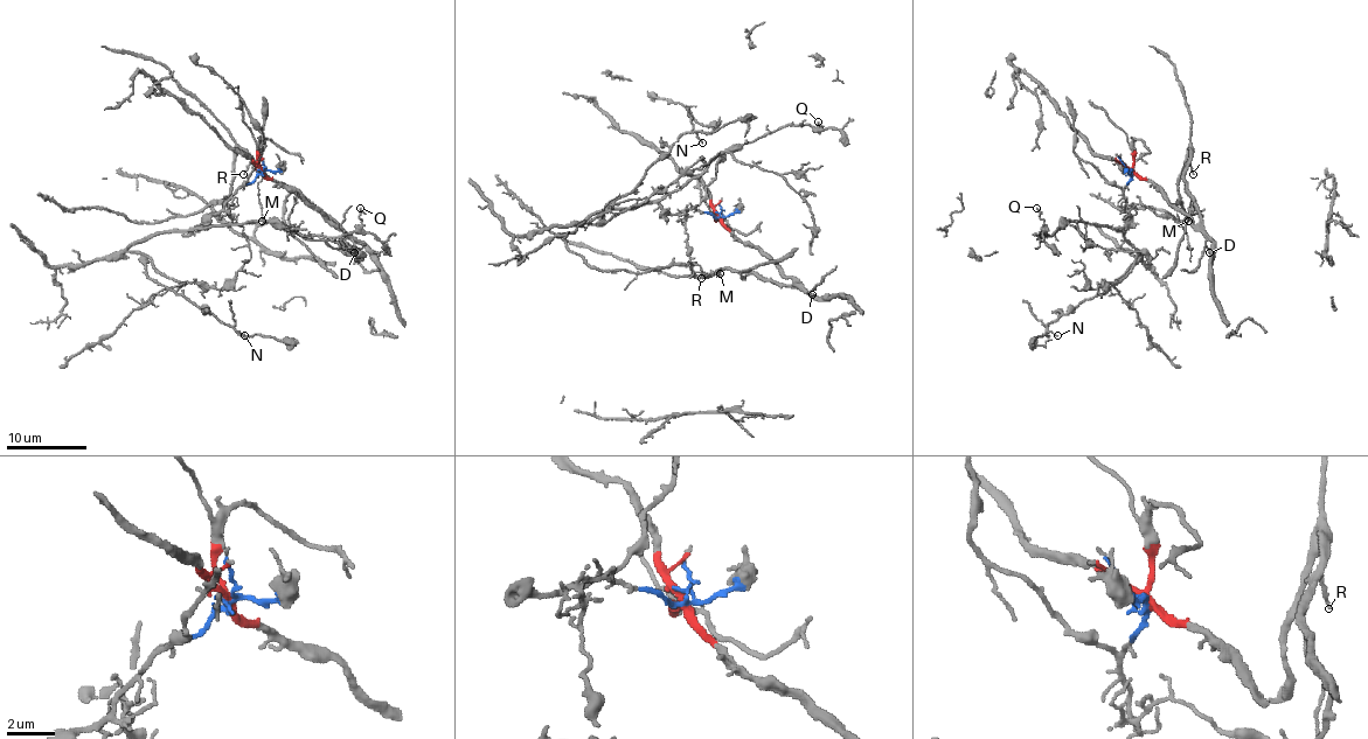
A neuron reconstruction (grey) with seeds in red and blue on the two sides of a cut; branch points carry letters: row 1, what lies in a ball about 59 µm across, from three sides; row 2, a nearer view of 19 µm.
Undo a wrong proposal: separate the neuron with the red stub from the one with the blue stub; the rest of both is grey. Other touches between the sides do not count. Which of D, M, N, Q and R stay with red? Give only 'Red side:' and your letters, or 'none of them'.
Red side: D, M, R

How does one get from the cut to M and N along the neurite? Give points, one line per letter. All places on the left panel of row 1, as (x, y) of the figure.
M: (261, 171), (280, 185), (294, 189), (335, 225), (266, 178), (257, 185), (263, 221)
N: (261, 171), (199, 229), (151, 234), (129, 249), (137, 251), (151, 279), (244, 335)

